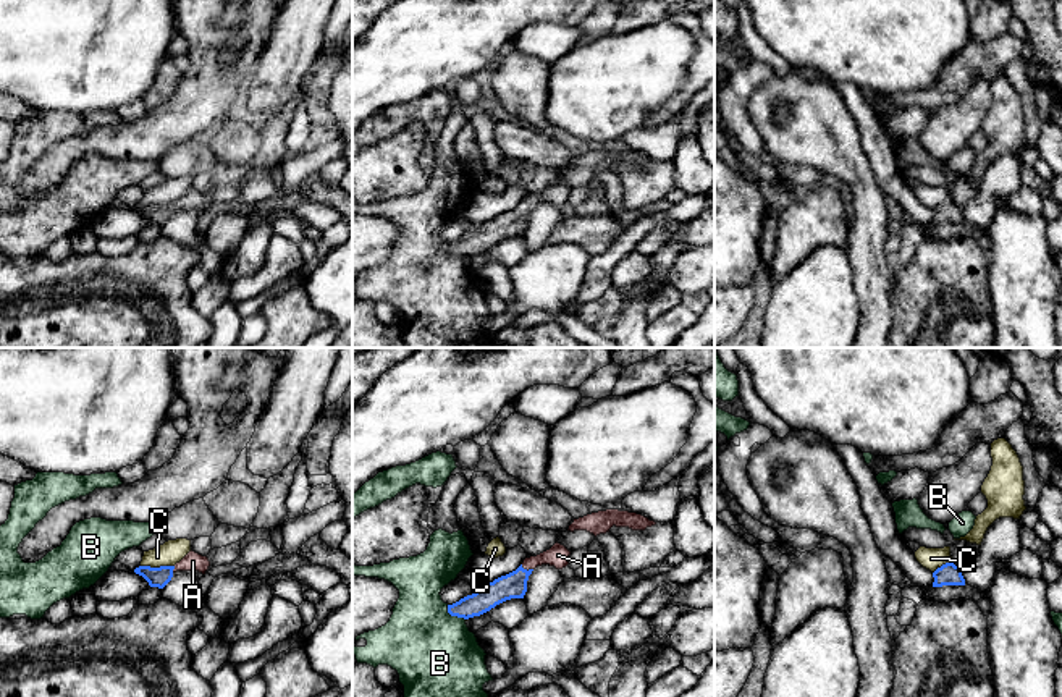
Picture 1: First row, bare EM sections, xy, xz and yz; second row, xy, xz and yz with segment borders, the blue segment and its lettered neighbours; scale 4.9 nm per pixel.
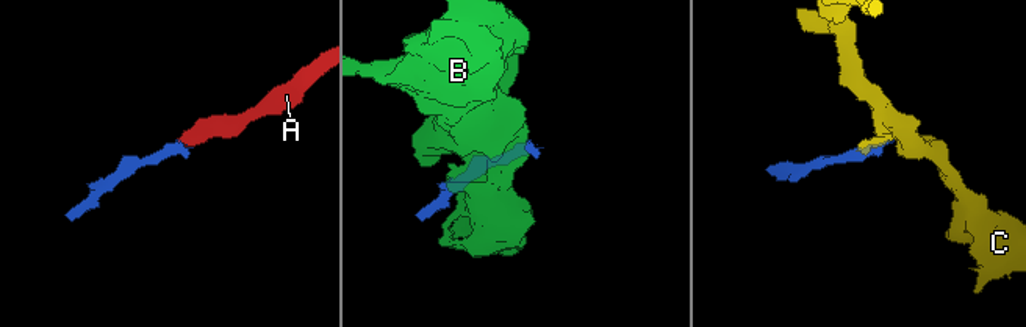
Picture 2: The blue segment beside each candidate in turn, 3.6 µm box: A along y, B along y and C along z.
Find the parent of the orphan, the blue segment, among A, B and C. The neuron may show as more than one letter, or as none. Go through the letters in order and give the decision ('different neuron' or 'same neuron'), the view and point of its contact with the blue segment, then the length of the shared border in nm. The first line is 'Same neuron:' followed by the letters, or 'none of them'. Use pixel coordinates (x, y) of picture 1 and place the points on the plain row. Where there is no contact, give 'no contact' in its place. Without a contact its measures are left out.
Same neuron: A
A: same neuron; meets blue in xz at (526, 207); contact 70 nm long
B: different neuron; meets blue in xz at (453, 253); contact 120 nm long
C: different neuron; meets blue in xy at (157, 206); contact 170 nm long

